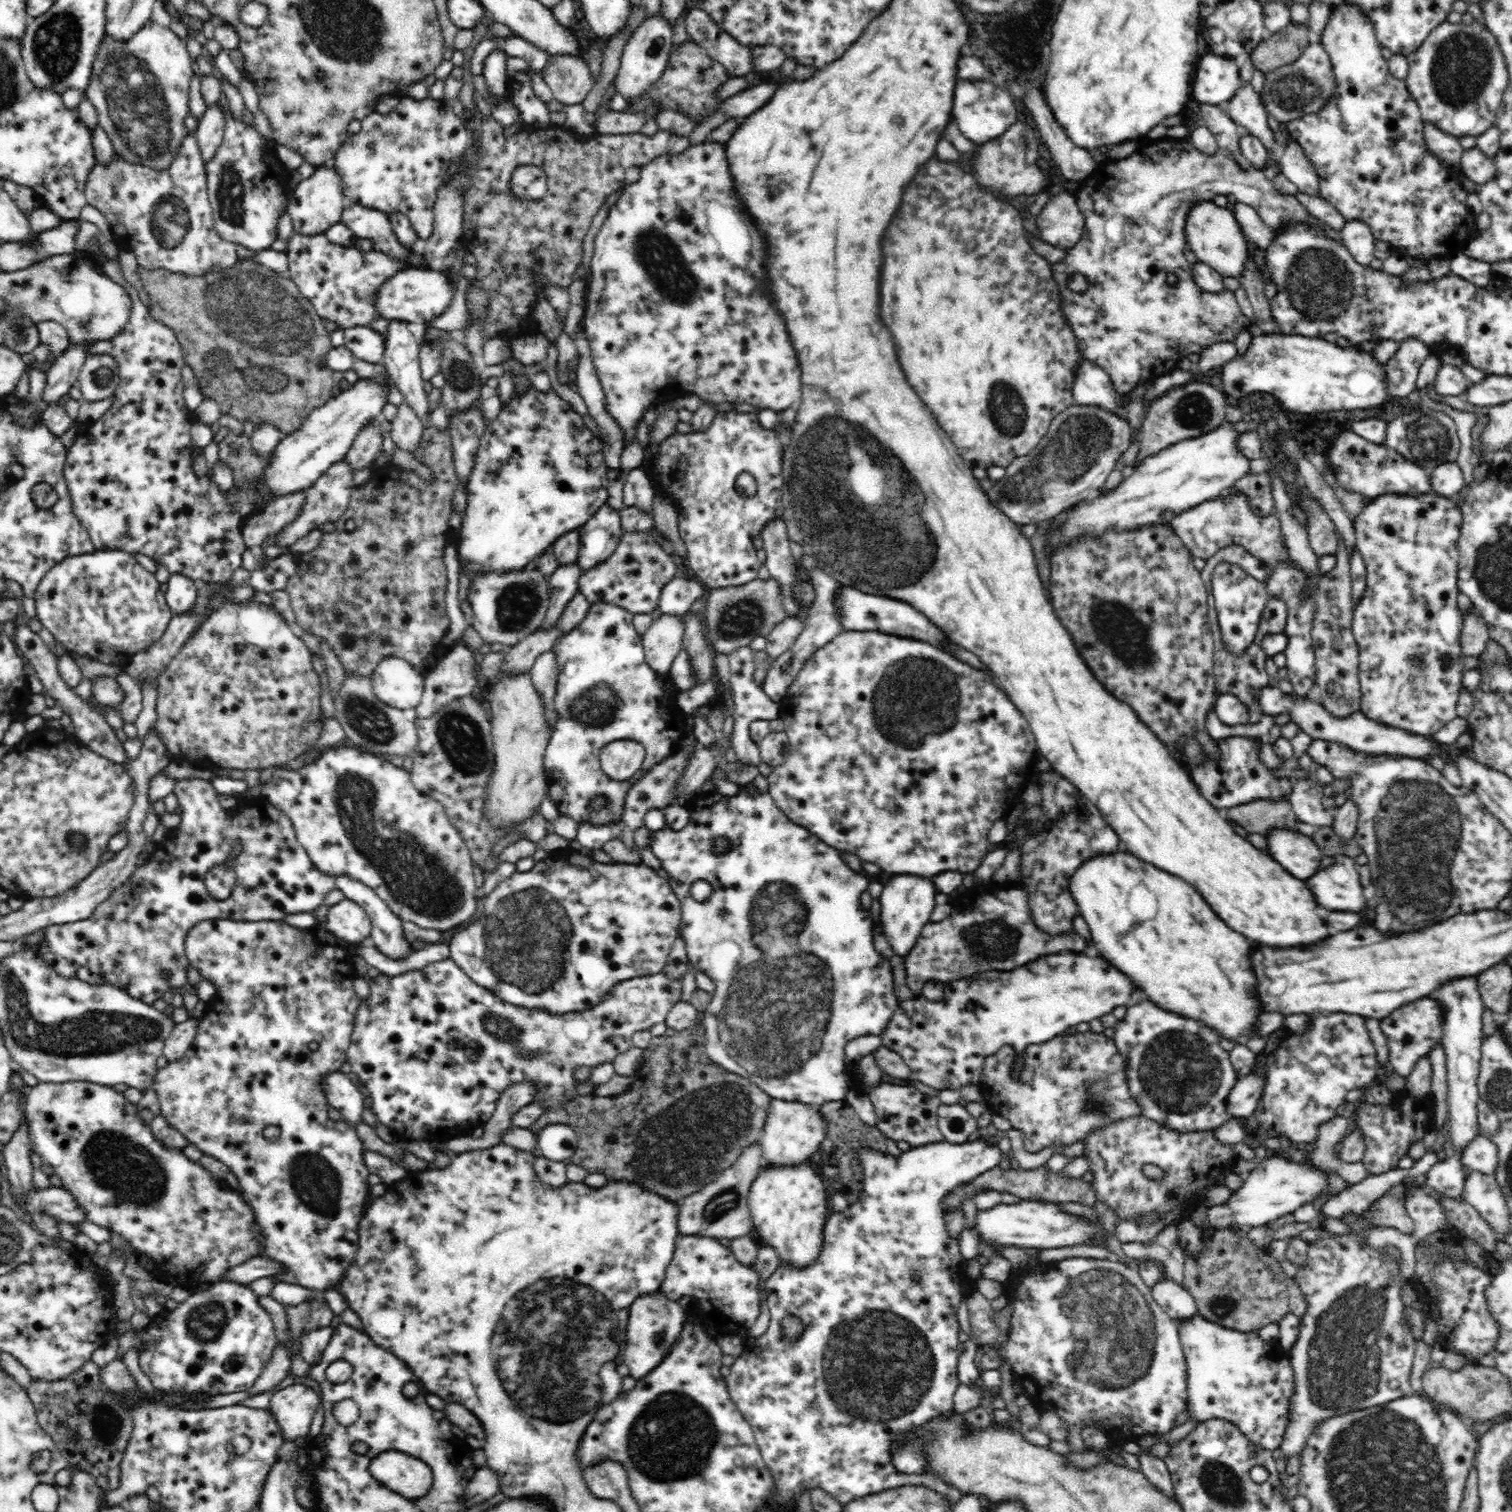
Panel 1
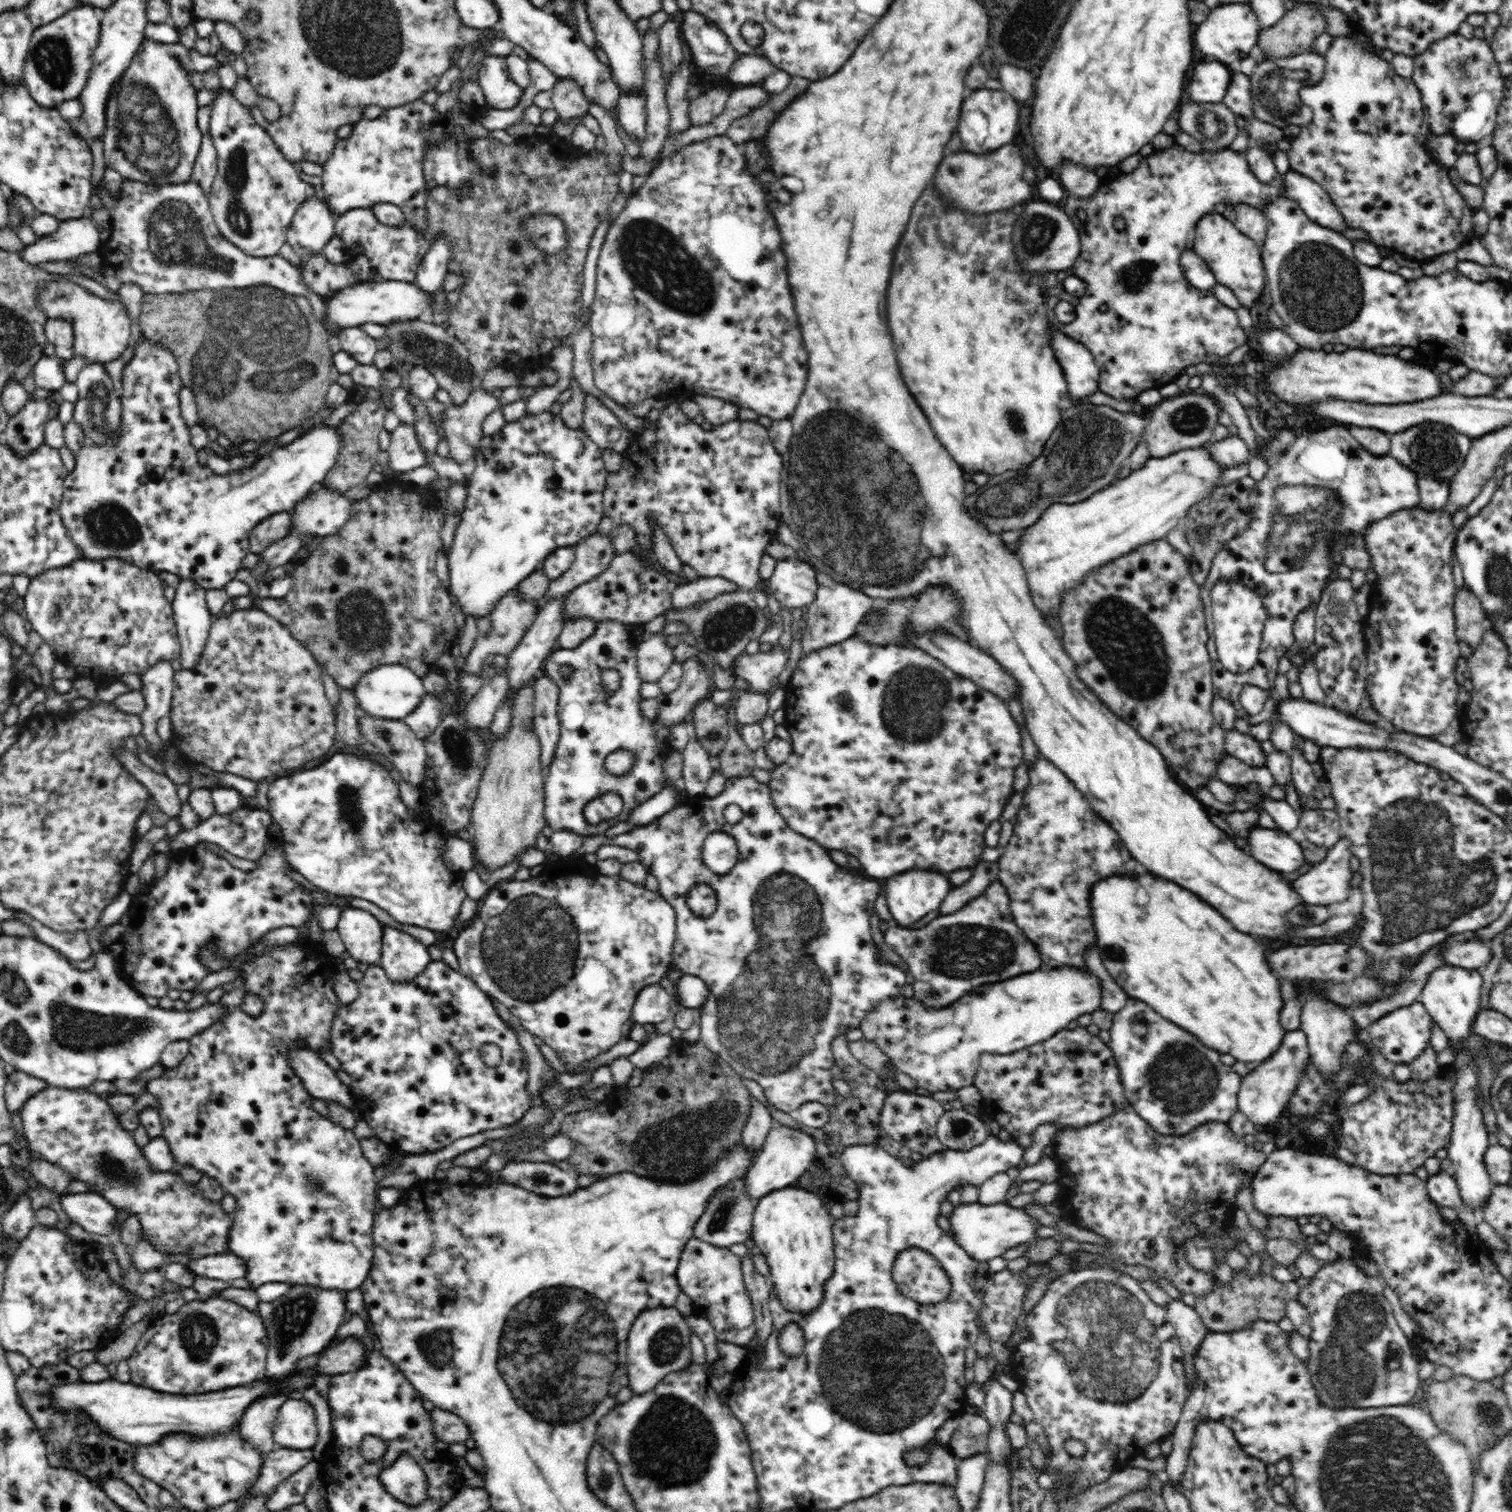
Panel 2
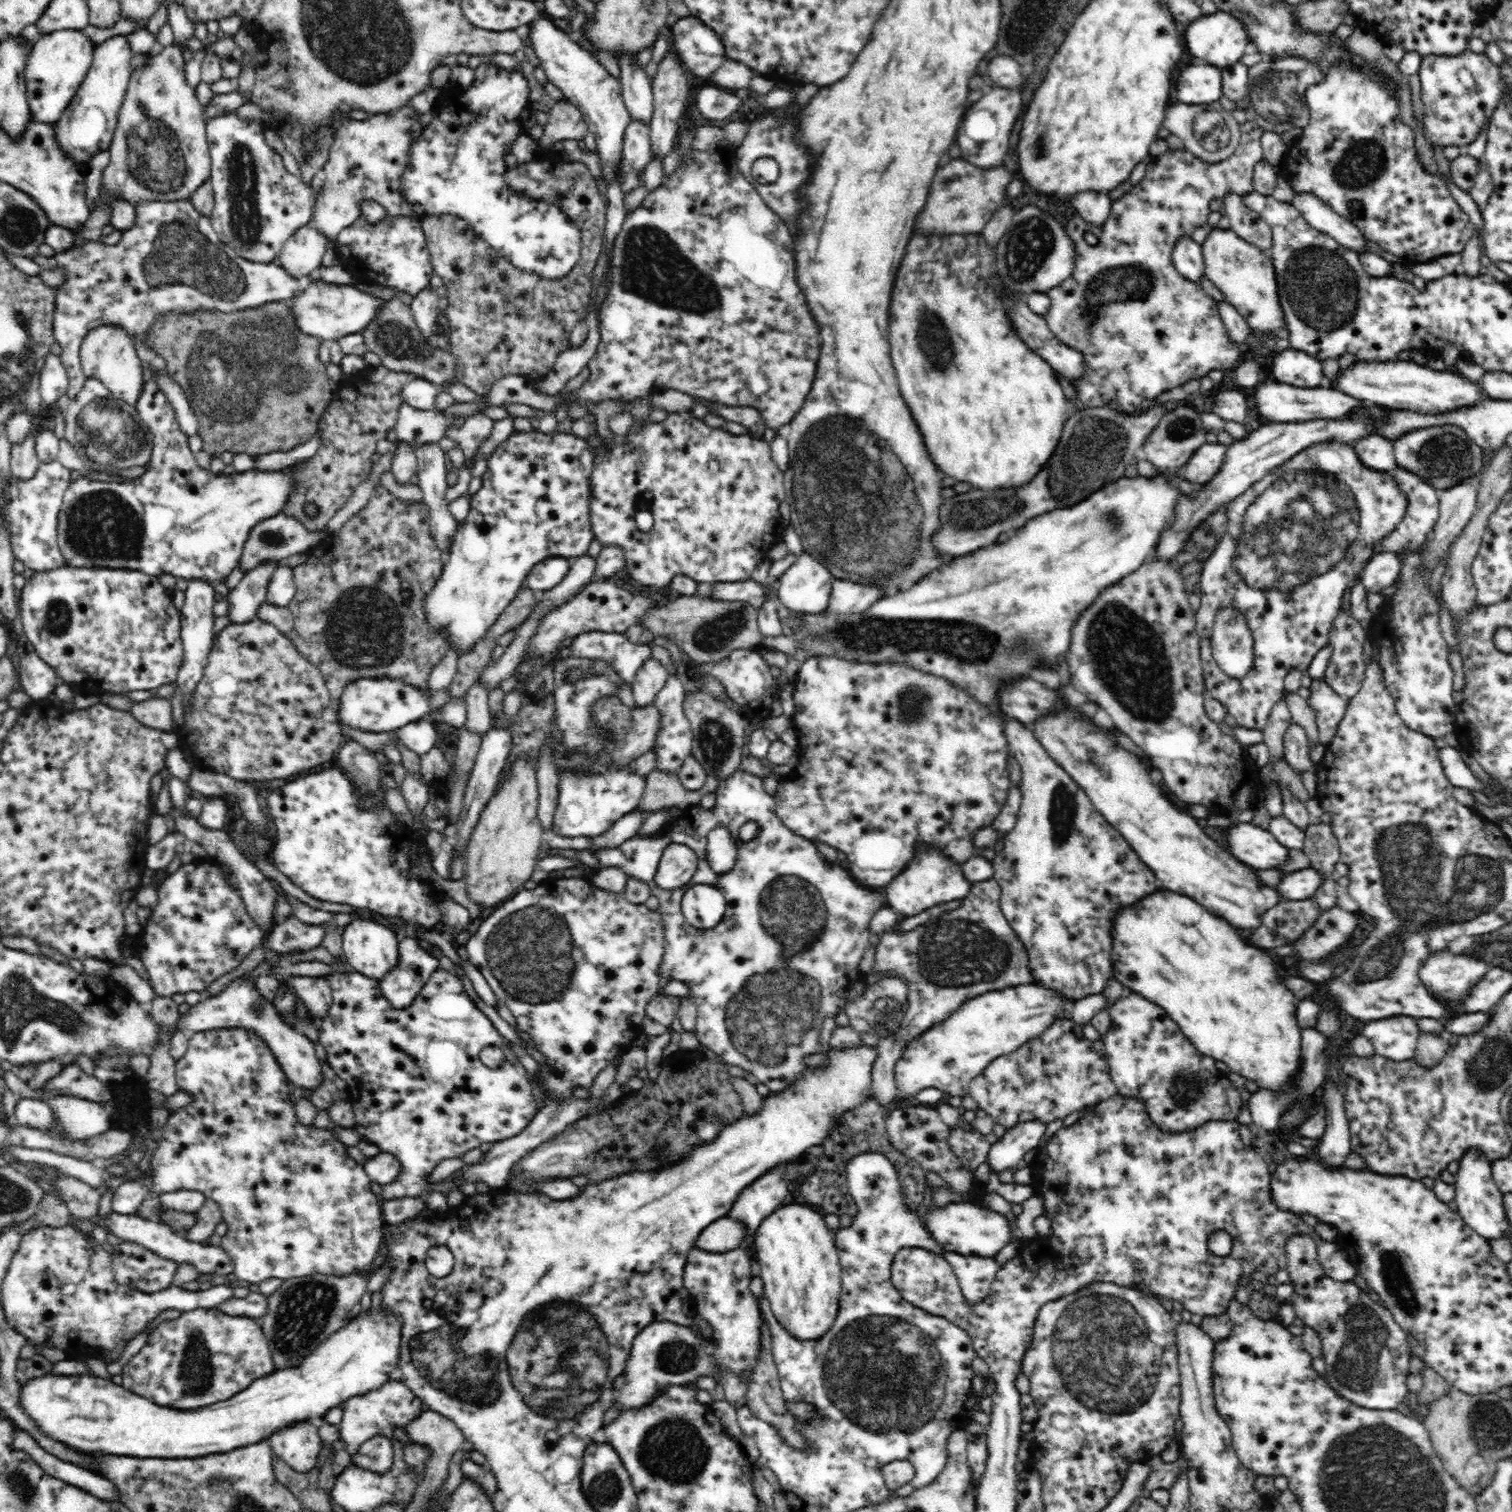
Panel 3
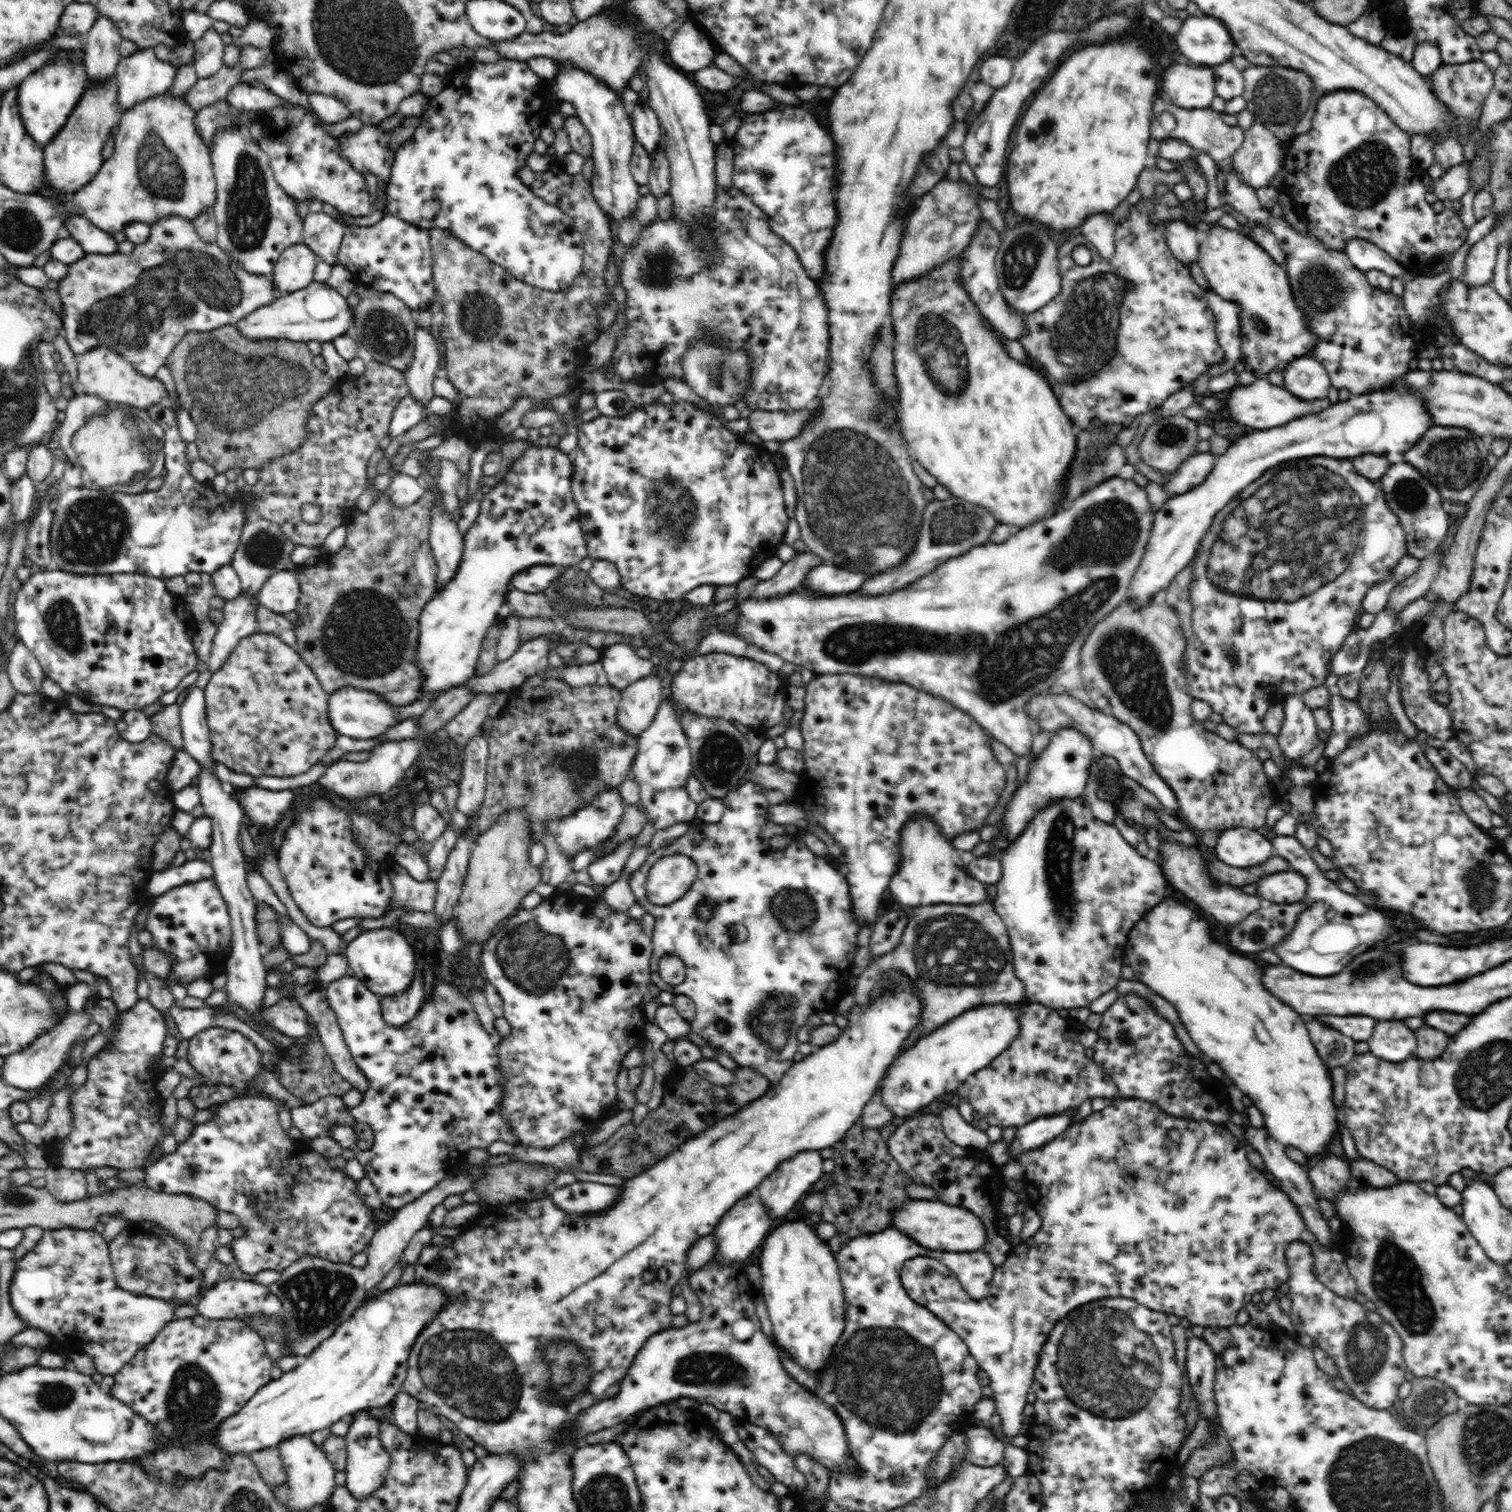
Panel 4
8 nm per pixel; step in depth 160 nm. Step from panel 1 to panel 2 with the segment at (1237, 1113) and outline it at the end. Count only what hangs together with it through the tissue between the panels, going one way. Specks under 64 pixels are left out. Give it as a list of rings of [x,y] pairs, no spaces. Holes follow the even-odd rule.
[[[1302,1029],[1287,1031],[1280,1048],[1241,1078],[1240,1092],[1237,1094],[1239,1111],[1258,1127],[1277,1123],[1279,1118],[1287,1115],[1288,1100],[1300,1086],[1300,1078],[1306,1072],[1310,1058],[1306,1033]]]

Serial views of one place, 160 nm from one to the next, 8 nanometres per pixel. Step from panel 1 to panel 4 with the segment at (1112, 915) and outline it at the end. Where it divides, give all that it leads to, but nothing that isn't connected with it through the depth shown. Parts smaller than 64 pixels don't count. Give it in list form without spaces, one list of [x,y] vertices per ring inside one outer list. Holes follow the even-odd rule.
[[[1172,898],[1162,901],[1132,926],[1124,964],[1132,968],[1136,980],[1174,1004],[1180,1021],[1205,1058],[1216,1062],[1238,1090],[1248,1095],[1256,1109],[1261,1111],[1268,1135],[1284,1147],[1300,1149],[1310,1160],[1321,1160],[1329,1152],[1336,1152],[1341,1147],[1340,1125],[1331,1070],[1316,1053],[1306,1028],[1307,1022],[1290,1006],[1264,990],[1260,982],[1262,968],[1254,960],[1232,954],[1224,944],[1214,944],[1218,940],[1212,936],[1208,924],[1188,906]]]

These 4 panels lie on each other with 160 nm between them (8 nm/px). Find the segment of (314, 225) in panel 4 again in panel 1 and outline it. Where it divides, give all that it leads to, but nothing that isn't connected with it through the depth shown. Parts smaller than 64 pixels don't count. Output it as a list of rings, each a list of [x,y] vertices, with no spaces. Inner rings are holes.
[[[401,96],[396,108],[388,114],[374,111],[361,120],[361,130],[356,134],[349,134],[338,150],[334,169],[342,179],[344,197],[348,202],[384,212],[387,216],[396,212],[404,214],[416,235],[427,240],[434,230],[433,207],[439,188],[448,176],[450,164],[464,154],[470,142],[472,132],[468,132],[463,120],[454,113],[448,100],[430,97],[416,100]]]

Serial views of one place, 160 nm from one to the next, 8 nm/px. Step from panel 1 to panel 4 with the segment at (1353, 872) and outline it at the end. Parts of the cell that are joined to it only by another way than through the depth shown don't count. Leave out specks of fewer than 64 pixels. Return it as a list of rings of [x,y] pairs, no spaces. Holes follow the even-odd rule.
[[[1282,871],[1262,875],[1257,882],[1257,895],[1265,902],[1292,905],[1305,900],[1307,880],[1299,872]]]

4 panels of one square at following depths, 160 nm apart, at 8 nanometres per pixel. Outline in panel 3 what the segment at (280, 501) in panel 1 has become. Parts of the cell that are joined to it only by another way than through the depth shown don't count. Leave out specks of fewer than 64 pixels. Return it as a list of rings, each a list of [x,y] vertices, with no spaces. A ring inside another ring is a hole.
[[[280,512],[276,516],[261,520],[250,529],[238,567],[246,573],[268,560],[283,564],[286,558],[294,554],[309,552],[327,537],[329,534],[326,529],[308,530],[299,520]]]

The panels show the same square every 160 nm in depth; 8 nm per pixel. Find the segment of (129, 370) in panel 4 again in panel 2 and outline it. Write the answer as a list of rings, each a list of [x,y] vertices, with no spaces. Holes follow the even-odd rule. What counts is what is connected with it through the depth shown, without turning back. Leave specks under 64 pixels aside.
[[[56,275],[54,281],[47,283],[47,288],[37,291],[36,306],[46,313],[47,318],[72,319],[74,329],[73,349],[75,354],[85,358],[89,364],[108,364],[122,356],[122,352],[128,348],[130,342],[130,319],[126,309],[117,301],[102,299],[88,293],[80,285],[72,283],[65,275]]]

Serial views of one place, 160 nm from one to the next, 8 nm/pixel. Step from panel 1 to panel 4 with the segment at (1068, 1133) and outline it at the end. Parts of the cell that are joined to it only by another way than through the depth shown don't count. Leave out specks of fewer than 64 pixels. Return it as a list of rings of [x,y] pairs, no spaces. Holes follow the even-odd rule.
[[[1030,1002],[1030,1006],[1022,1006],[1019,1014],[1019,1033],[1012,1044],[1001,1052],[983,1069],[975,1072],[976,1084],[969,1090],[966,1100],[982,1118],[991,1126],[1002,1128],[1022,1127],[1039,1117],[1074,1113],[1087,1098],[1115,1098],[1119,1096],[1116,1083],[1111,1075],[1106,1074],[1099,1064],[1086,1056],[1086,1047],[1080,1043],[1076,1028],[1060,1017],[1056,1009],[1040,1006]]]

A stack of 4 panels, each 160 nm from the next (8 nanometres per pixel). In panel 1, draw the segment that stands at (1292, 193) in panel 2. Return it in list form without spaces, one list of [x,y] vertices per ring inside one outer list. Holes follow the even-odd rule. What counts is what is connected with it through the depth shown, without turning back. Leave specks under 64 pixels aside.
[[[1290,136],[1290,140],[1280,152],[1279,164],[1282,174],[1298,187],[1298,192],[1316,196],[1321,193],[1320,179],[1314,165],[1306,159],[1304,149]]]

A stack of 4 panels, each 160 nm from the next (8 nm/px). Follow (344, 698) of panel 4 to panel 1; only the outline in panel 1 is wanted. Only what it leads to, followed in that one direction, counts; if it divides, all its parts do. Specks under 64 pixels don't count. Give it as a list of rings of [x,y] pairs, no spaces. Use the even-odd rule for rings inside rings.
[[[389,657],[371,674],[378,701],[398,710],[414,709],[424,692],[424,671],[402,658]]]

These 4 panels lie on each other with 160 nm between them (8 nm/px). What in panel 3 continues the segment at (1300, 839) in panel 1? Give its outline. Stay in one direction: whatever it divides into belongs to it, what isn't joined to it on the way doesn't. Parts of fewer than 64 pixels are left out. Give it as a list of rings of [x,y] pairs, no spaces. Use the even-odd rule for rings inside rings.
[[[1236,823],[1225,832],[1225,846],[1242,864],[1254,870],[1268,870],[1283,865],[1289,850],[1284,848],[1267,829],[1252,823]]]

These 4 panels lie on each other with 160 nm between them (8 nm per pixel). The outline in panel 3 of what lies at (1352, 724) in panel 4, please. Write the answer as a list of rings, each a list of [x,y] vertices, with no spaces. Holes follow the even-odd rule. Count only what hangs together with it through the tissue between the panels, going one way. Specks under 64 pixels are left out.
[[[1313,678],[1309,704],[1315,714],[1319,730],[1319,742],[1326,748],[1332,742],[1340,720],[1344,718],[1348,700],[1336,694],[1324,678]]]

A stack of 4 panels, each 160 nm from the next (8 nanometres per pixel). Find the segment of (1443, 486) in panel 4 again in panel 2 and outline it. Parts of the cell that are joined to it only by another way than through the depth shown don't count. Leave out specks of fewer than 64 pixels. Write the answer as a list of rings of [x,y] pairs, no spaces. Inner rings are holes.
[[[1425,422],[1425,424],[1406,430],[1406,432],[1392,434],[1389,439],[1389,454],[1398,462],[1418,475],[1429,474],[1442,481],[1452,478],[1462,468],[1463,460],[1471,446],[1469,436],[1454,431],[1452,427],[1434,422]]]

